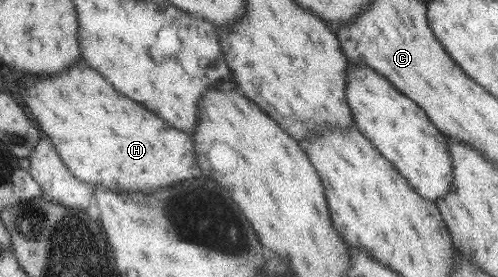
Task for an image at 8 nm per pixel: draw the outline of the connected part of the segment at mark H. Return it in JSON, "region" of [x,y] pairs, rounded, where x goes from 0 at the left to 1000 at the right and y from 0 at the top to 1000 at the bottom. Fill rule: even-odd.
{"region":[[[157,227],[124,264],[116,264],[112,278],[92,278],[92,285],[80,285],[72,300],[72,350],[56,350],[56,357],[44,357],[48,372],[60,394],[66,437],[76,444],[80,473],[92,484],[92,495],[110,531],[112,556],[137,621],[155,650],[173,664],[181,664],[187,675],[201,668],[217,690],[249,690],[257,697],[297,697],[301,690],[313,690],[321,675],[333,675],[333,668],[345,668],[345,661],[357,661],[357,653],[369,653],[369,646],[382,646],[382,639],[398,639],[402,632],[402,610],[394,596],[394,574],[390,574],[390,538],[386,538],[386,509],[382,509],[382,487],[371,484],[357,466],[345,466],[333,437],[321,430],[315,415],[301,408],[299,397],[285,386],[281,375],[249,350],[243,336],[229,329],[205,278],[201,264],[189,264],[183,242],[173,242],[169,227]]]}

